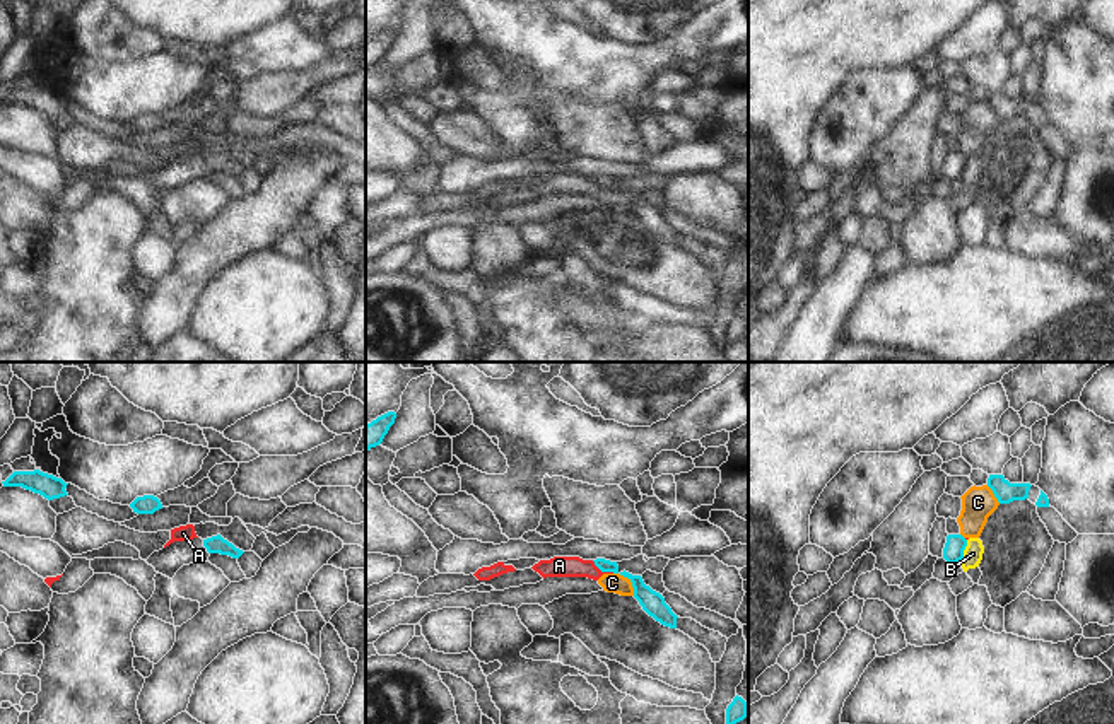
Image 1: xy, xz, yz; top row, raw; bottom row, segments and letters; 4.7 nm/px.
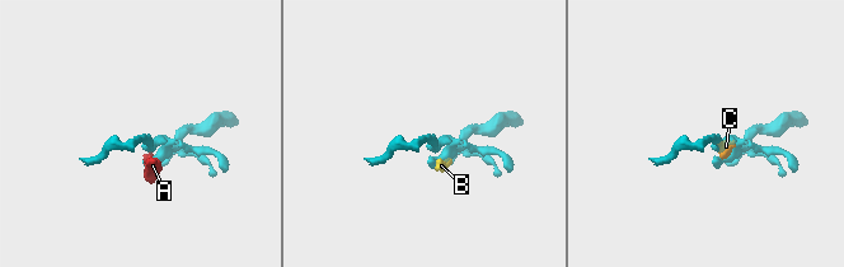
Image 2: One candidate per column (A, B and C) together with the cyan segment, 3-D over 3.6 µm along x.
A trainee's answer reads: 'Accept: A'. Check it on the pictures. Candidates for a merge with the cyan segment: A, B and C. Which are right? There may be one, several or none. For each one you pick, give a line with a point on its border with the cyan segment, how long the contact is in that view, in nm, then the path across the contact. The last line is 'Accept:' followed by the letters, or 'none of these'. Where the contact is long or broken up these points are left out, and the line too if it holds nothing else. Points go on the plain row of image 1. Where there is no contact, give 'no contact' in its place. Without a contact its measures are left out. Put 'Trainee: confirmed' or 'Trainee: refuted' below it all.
Accept: none of these
Trainee: refuted

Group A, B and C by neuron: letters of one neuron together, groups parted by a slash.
A C / B

